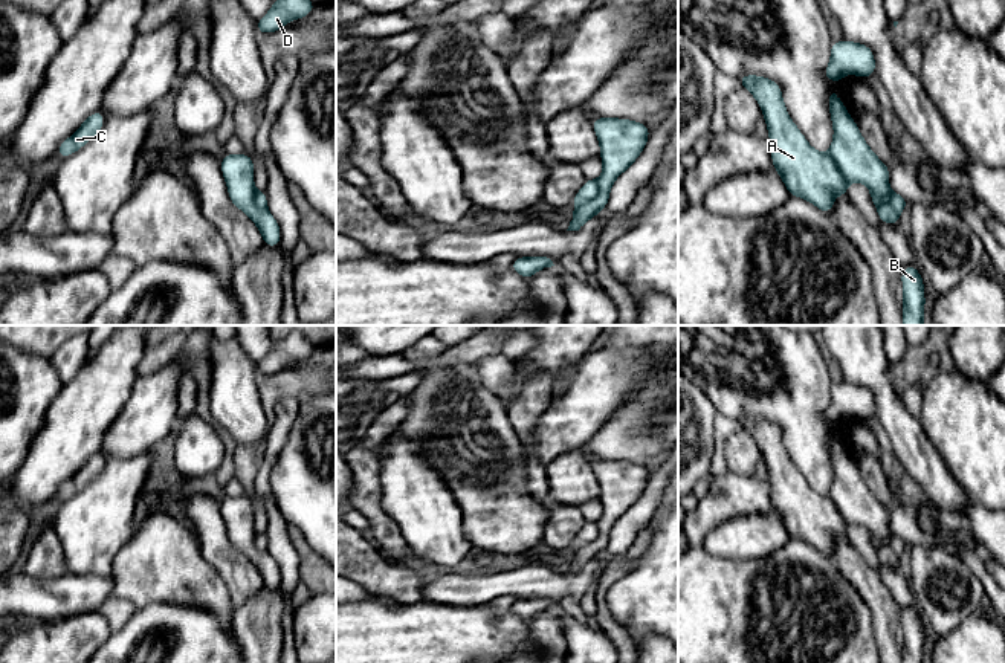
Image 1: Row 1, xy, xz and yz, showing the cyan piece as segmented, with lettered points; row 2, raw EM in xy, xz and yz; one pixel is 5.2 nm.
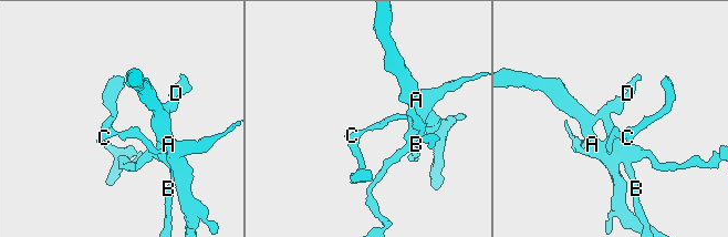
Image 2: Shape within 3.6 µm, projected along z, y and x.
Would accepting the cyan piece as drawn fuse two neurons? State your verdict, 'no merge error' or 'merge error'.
no merge error

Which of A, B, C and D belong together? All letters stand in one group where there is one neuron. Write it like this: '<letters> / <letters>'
A B C D

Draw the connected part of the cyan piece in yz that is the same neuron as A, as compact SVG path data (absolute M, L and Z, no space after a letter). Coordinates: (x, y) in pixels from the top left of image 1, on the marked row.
M741 75L738 79L756 98L764 113L773 167L791 197L802 197L829 214L834 209L832 197L848 197L848 183L860 182L871 189L880 222L900 226L898 215L910 203L890 191L890 167L869 148L835 93L829 96L834 137L829 153L823 154L808 144L791 121L776 81L759 75Z

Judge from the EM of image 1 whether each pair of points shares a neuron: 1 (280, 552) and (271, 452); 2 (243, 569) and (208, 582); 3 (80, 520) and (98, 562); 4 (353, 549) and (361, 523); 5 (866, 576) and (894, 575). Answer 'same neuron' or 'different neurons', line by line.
1: same neuron
2: different neurons
3: same neuron
4: different neurons
5: different neurons

